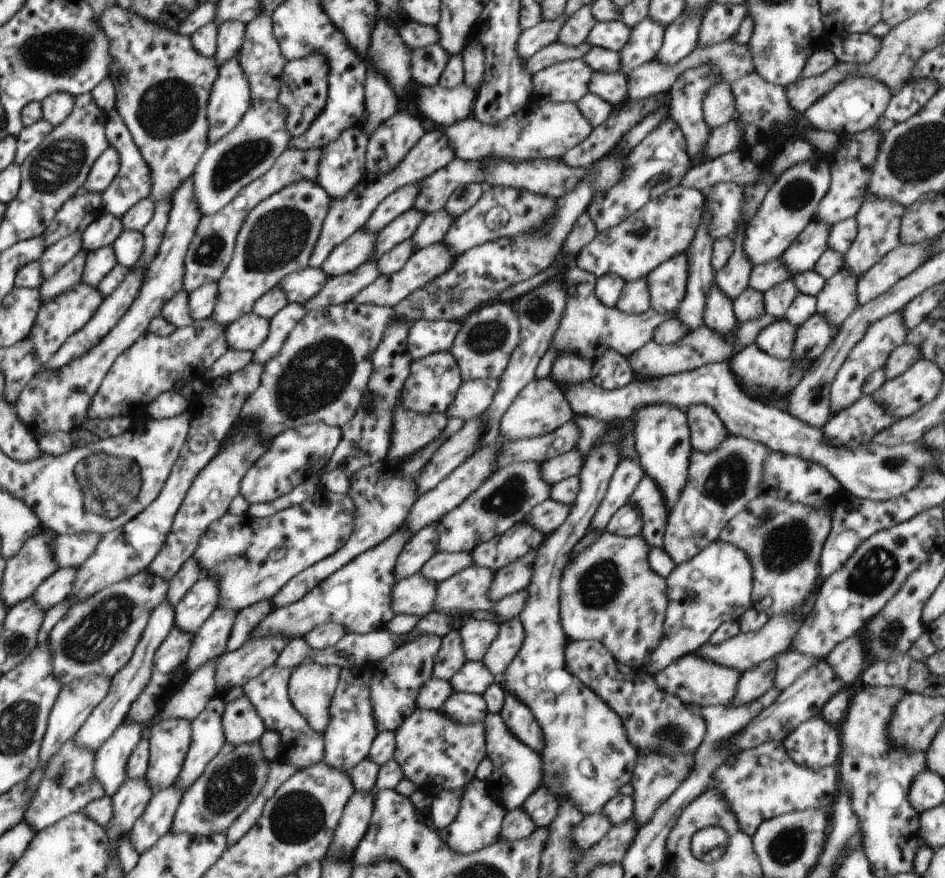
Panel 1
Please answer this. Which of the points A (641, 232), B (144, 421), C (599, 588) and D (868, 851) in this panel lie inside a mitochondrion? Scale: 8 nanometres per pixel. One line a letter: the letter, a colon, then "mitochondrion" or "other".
A: other
B: other
C: mitochondrion
D: other

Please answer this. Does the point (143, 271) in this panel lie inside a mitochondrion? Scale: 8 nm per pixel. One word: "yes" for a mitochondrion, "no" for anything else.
no

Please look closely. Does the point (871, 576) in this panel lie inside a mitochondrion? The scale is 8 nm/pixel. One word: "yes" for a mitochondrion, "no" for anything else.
yes

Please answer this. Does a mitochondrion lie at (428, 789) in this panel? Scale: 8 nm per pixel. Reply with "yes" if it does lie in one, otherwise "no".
no

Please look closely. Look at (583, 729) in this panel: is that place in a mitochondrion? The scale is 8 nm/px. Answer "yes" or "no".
no

